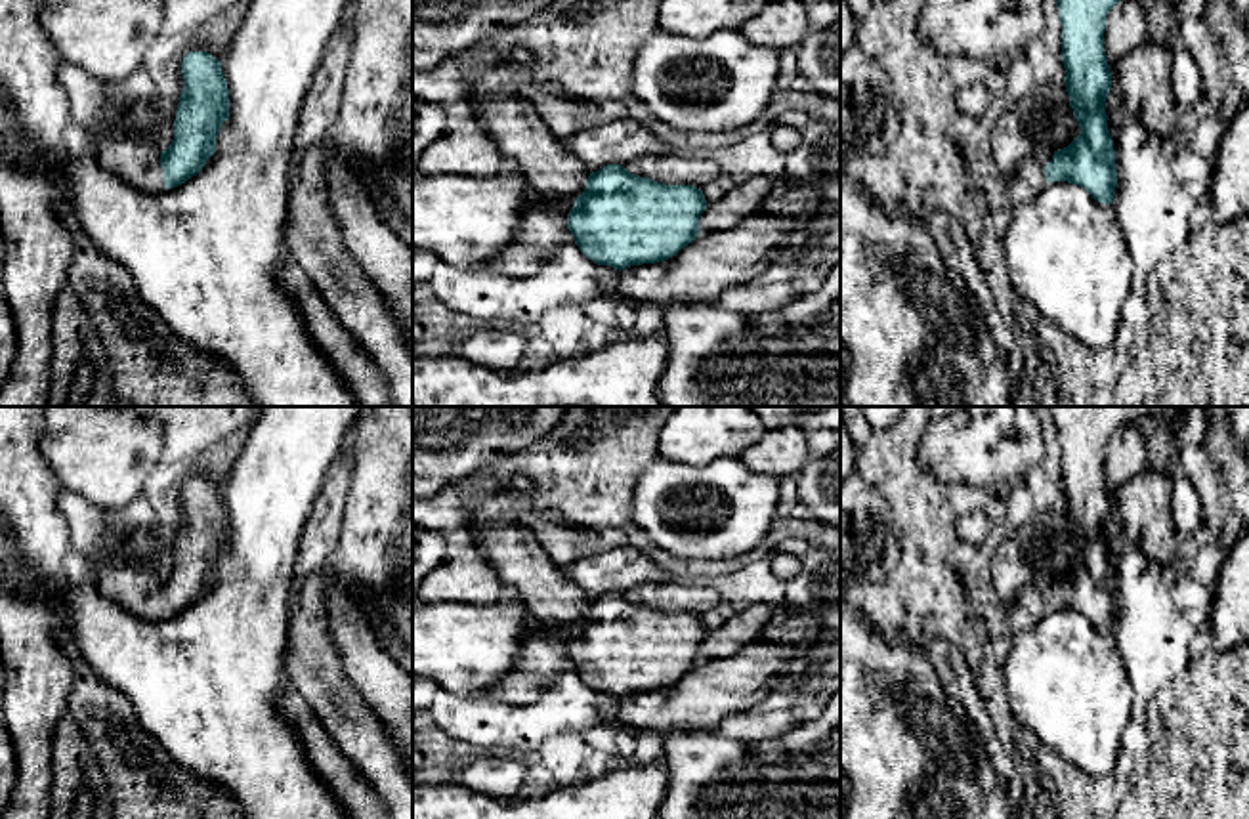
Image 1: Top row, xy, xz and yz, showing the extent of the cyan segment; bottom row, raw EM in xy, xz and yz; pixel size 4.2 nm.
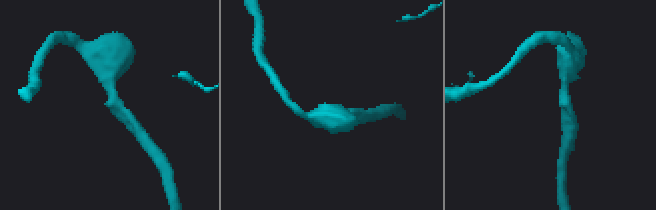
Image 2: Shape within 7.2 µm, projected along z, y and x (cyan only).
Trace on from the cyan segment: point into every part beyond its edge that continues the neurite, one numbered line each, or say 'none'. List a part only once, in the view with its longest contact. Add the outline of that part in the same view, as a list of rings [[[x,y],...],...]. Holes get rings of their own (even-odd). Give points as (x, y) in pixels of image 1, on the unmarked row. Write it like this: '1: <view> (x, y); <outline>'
1: xy (136, 590); [[[95,567],[90,575],[101,596],[141,619],[164,617],[160,578],[134,567]]]

